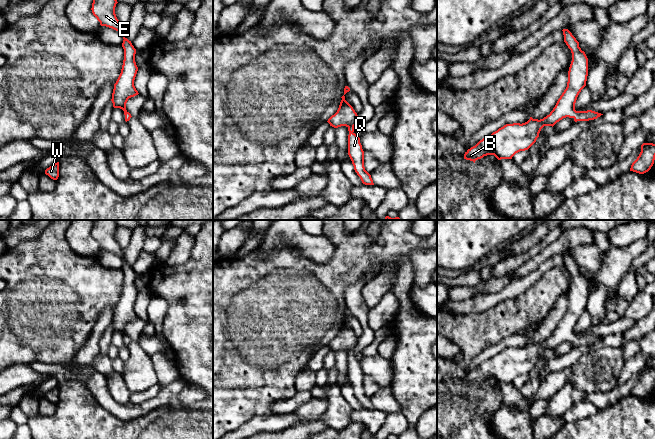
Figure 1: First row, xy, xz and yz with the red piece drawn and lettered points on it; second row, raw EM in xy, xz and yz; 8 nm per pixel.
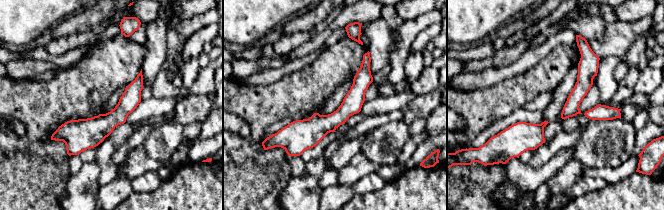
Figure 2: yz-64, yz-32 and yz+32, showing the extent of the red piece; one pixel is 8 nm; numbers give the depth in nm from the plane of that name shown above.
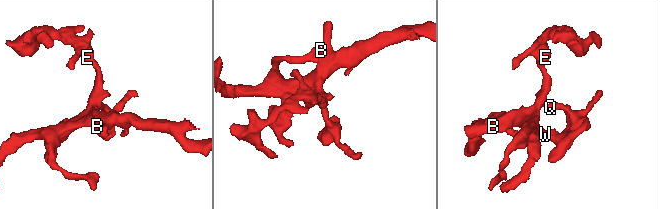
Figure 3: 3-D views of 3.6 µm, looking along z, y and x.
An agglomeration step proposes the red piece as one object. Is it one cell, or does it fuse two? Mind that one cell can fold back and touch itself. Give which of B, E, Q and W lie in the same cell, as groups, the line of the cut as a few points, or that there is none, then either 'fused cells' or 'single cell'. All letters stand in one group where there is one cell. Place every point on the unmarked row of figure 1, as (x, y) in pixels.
B E Q W | no cut | single cell

